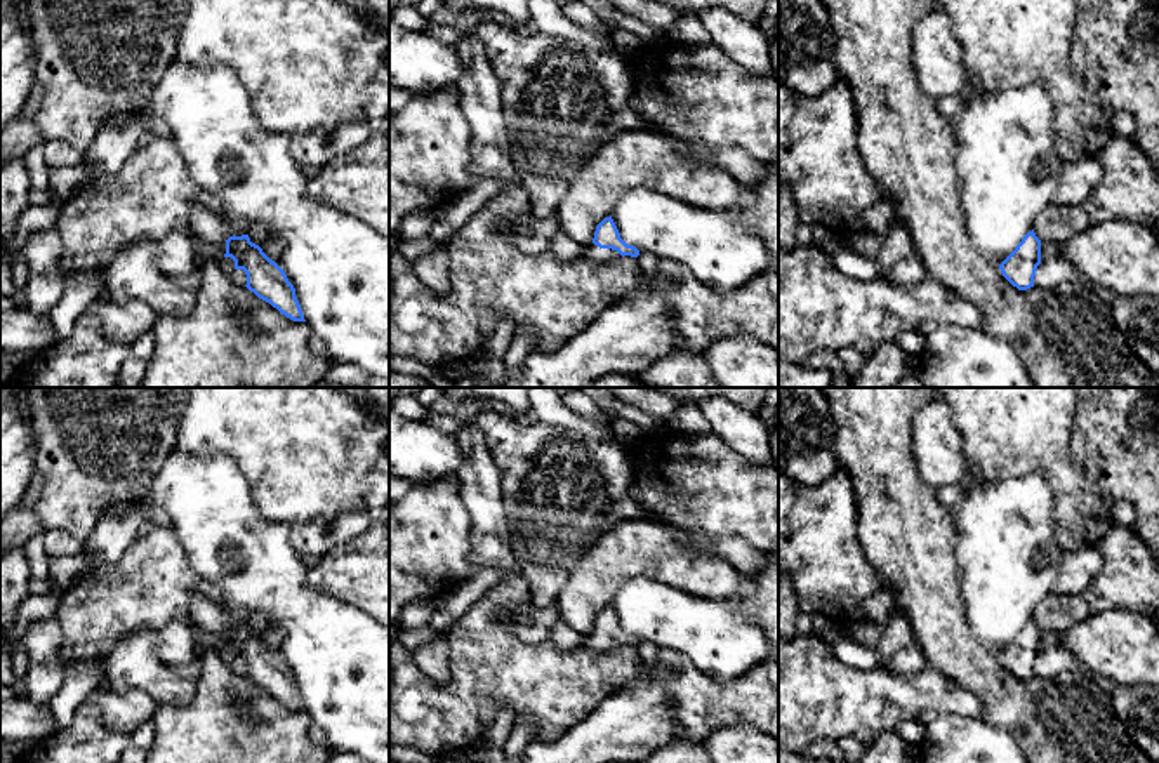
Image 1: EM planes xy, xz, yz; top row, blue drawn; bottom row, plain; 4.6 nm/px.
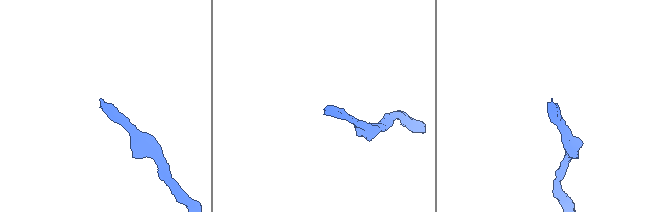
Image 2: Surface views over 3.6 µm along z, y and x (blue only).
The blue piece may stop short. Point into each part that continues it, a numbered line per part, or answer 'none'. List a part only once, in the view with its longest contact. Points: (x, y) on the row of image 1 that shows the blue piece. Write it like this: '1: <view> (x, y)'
1: xz (593, 252)

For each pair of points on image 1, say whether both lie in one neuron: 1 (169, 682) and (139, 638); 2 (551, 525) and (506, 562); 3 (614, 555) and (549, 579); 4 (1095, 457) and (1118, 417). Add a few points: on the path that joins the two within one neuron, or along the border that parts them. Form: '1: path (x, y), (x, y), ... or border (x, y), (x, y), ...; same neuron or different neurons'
1: path (158, 671), (139, 649); same neuron
2: border (504, 515), (509, 548), (518, 572); different neurons
3: border (596, 541), (574, 567), (553, 607); different neurons
4: path (1104, 447), (1104, 431), (1107, 428); same neuron

